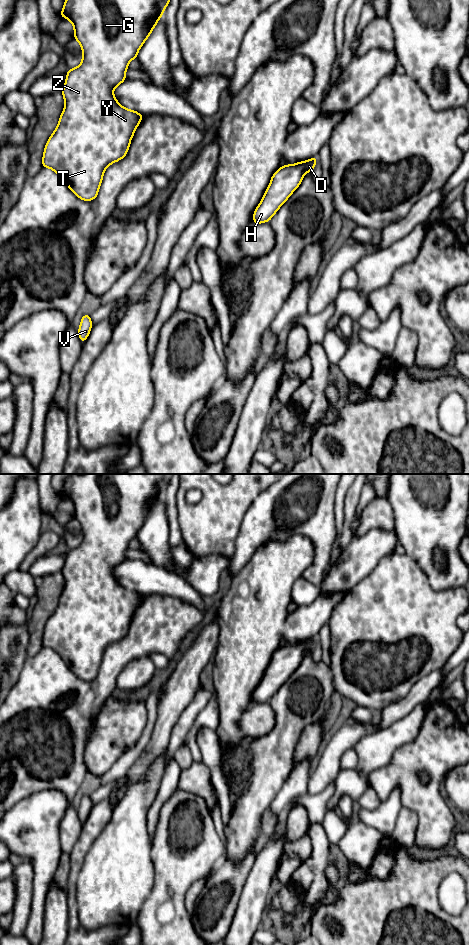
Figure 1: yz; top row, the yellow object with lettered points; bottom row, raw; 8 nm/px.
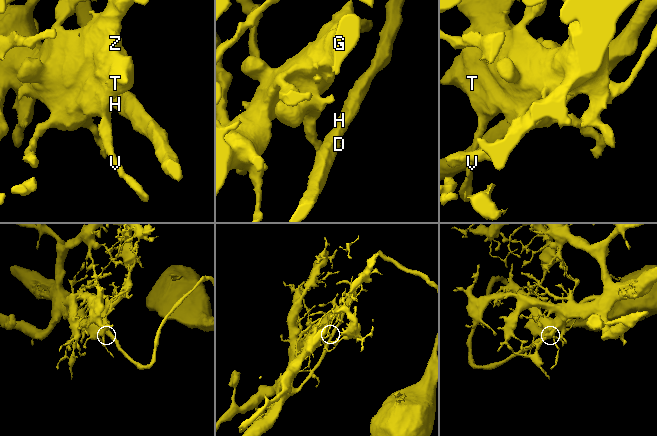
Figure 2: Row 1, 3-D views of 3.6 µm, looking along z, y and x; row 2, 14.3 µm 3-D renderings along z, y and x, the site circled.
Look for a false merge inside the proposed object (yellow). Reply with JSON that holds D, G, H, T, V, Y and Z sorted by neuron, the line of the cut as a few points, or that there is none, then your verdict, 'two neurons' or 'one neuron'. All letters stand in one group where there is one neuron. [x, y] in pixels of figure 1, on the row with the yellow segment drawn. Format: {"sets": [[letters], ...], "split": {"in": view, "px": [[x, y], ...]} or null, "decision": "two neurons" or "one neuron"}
{"sets": [["D", "G", "H", "T", "V", "Y", "Z"]], "split": null, "decision": "one neuron"}

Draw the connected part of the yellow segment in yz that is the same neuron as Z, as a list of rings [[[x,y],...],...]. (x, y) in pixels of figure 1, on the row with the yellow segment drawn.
[[[65,0],[63,10],[59,13],[73,24],[73,38],[80,43],[83,56],[78,67],[67,70],[61,92],[65,107],[57,128],[46,143],[42,167],[55,171],[81,200],[92,201],[97,197],[105,169],[126,156],[135,130],[143,119],[144,115],[120,105],[113,90],[127,80],[125,72],[128,63],[137,58],[139,49],[158,20],[163,17],[169,2],[170,0]]]

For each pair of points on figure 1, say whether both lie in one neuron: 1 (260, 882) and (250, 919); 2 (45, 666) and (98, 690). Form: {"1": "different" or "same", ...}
{"1": "same", "2": "same"}

